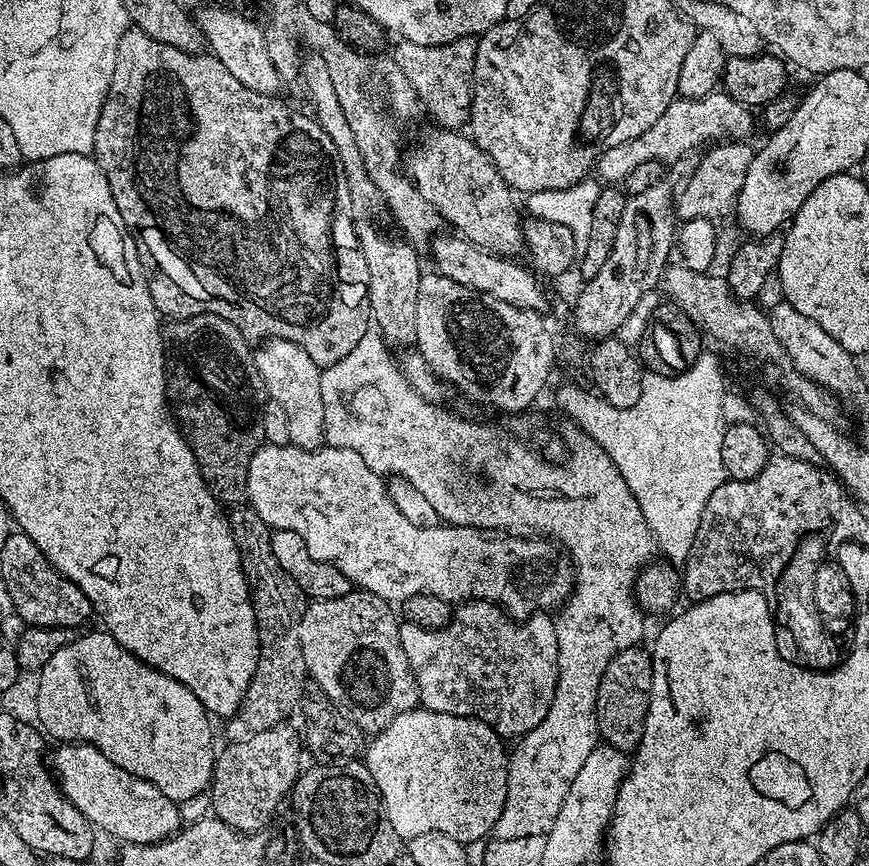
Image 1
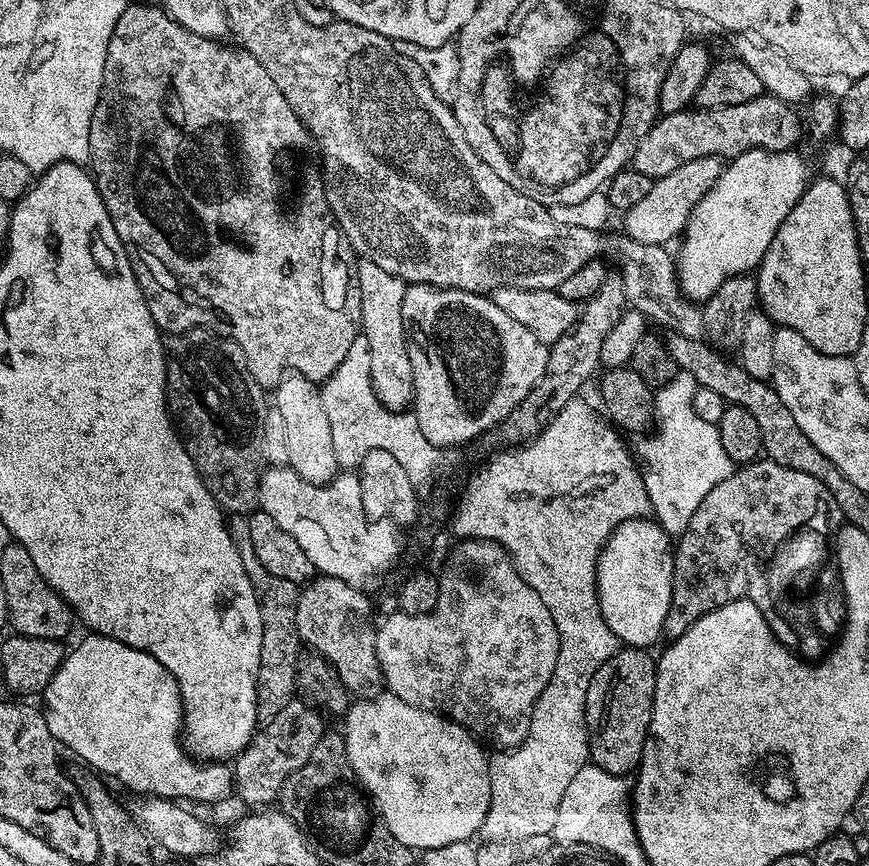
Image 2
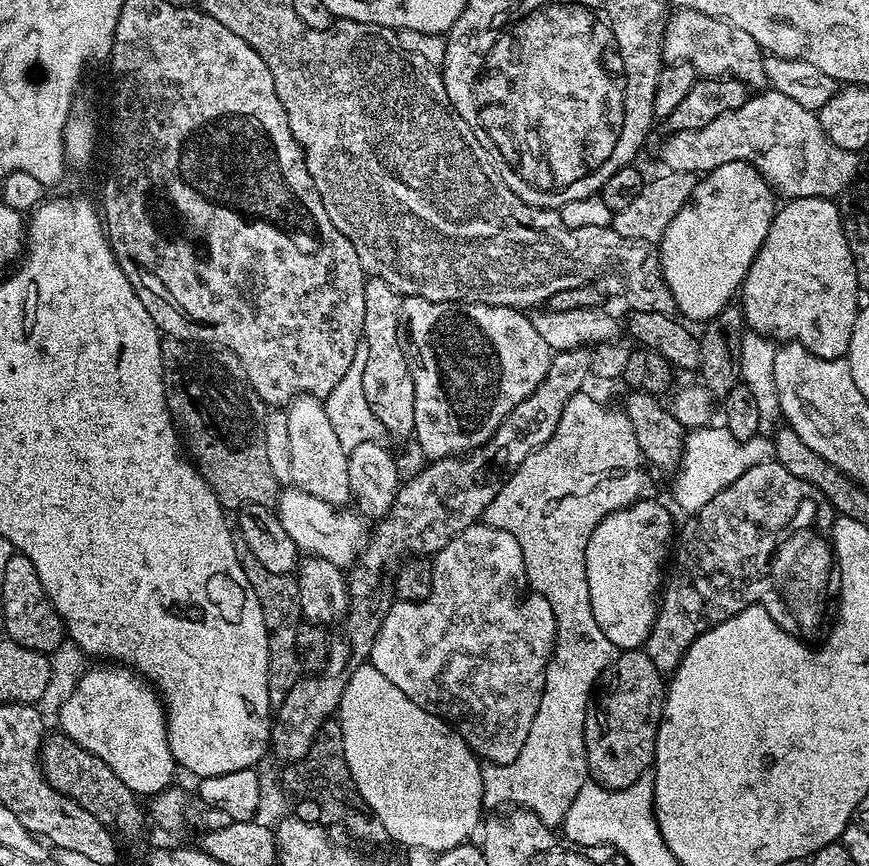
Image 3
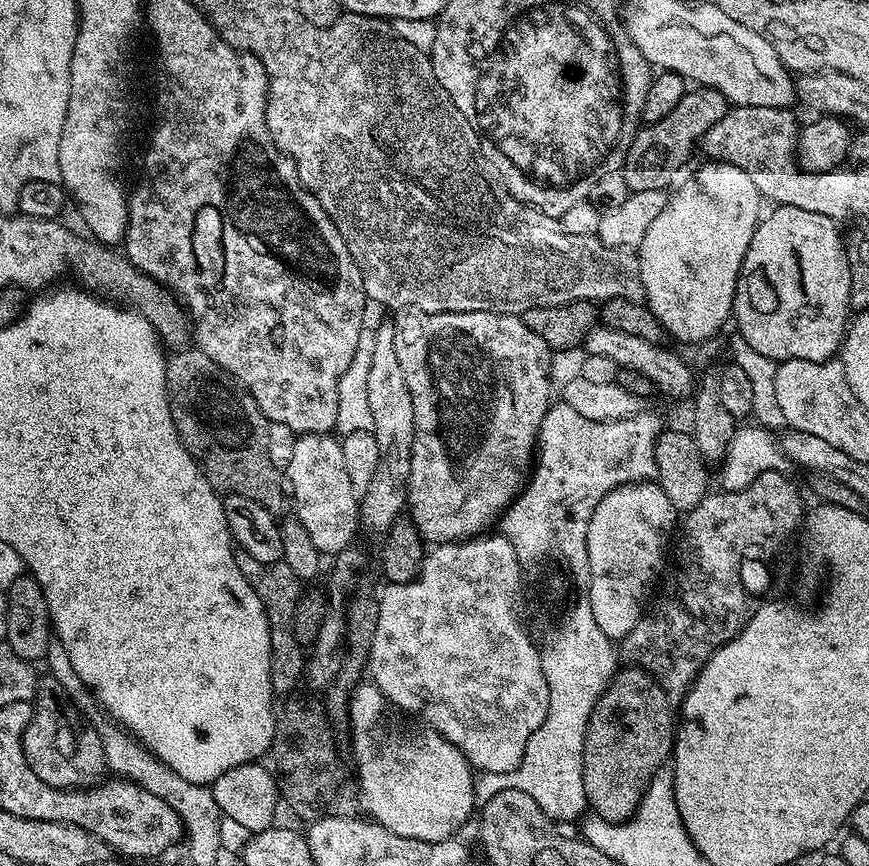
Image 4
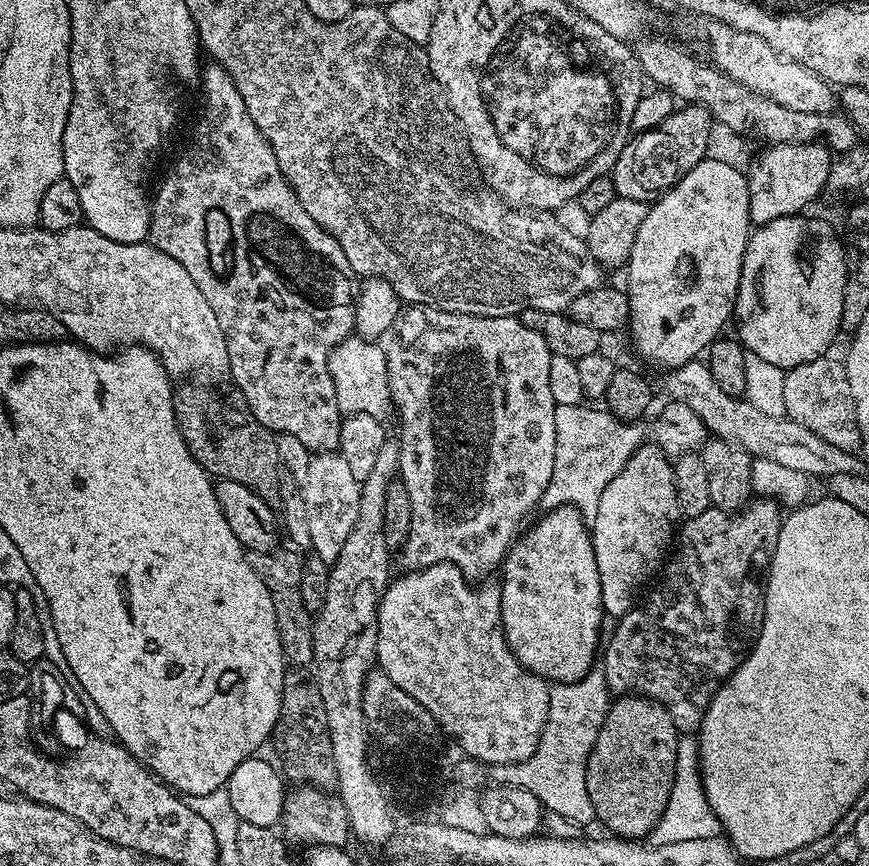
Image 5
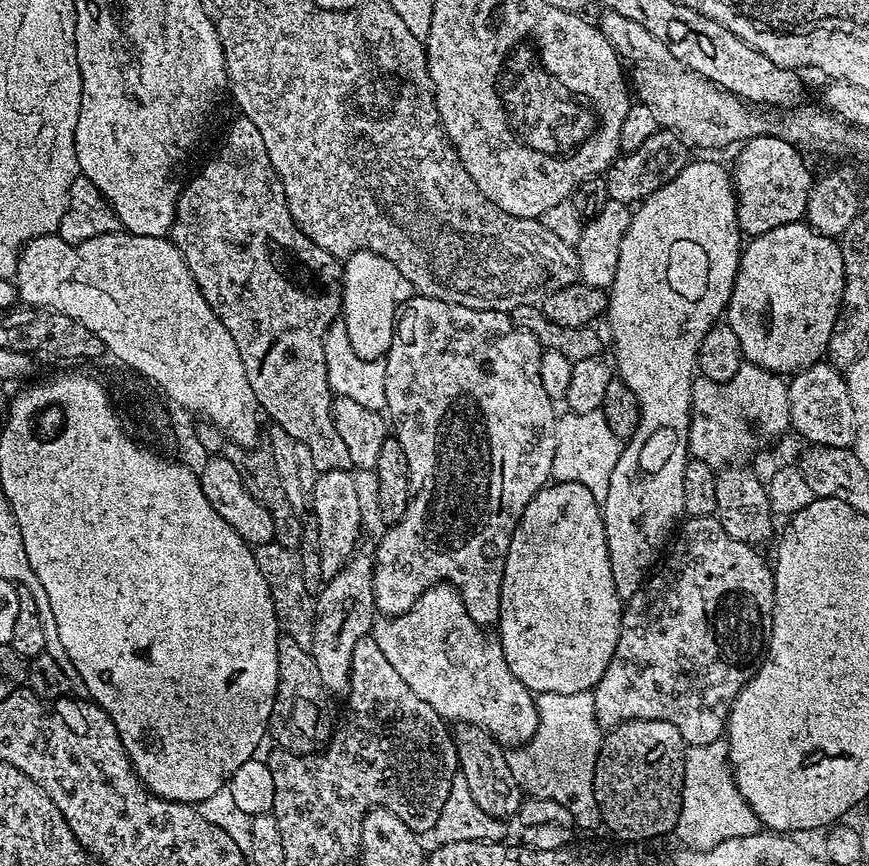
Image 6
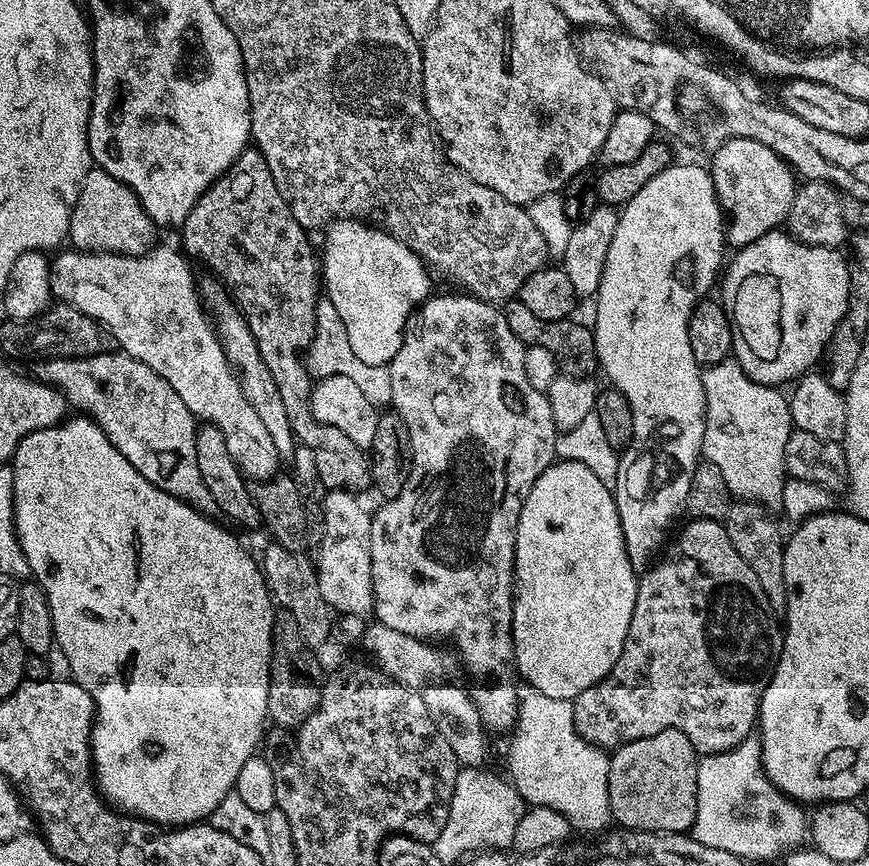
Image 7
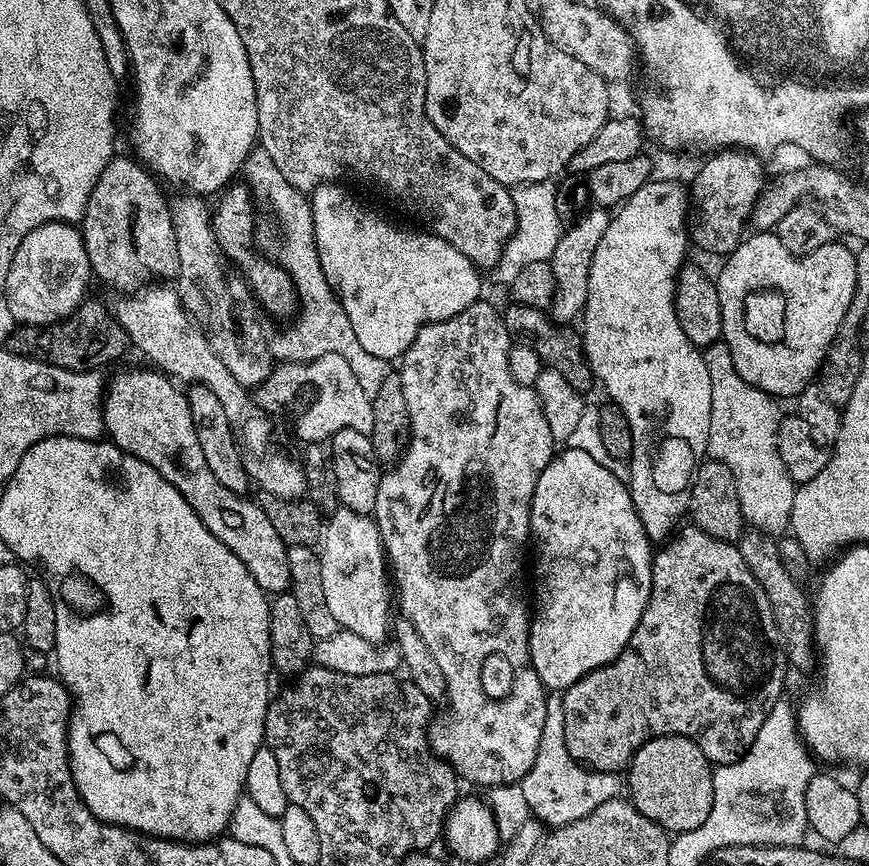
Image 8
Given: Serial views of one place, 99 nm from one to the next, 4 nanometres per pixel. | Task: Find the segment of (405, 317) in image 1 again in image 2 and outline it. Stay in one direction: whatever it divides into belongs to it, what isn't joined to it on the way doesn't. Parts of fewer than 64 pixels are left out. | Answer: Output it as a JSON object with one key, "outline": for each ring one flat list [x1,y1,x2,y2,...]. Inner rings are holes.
{"outline":[[365,259,357,263,356,277,360,287,360,327,370,346,370,378,376,397,392,412,405,411,414,400,414,370,410,366,408,334,402,318,406,285,382,270,382,266]]}

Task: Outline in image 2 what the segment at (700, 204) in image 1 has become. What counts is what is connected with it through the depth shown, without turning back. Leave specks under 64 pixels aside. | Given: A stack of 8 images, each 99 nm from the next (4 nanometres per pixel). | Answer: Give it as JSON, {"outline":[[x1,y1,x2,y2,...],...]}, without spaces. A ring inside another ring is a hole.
{"outline":[[718,156,694,158,686,162,686,166,678,166,671,174,653,179,650,192,646,198,640,199,632,209,625,211,623,235,639,244,663,244,668,240,675,241,684,231,684,226,694,206,702,202,702,198,718,182,722,171,722,160]]}

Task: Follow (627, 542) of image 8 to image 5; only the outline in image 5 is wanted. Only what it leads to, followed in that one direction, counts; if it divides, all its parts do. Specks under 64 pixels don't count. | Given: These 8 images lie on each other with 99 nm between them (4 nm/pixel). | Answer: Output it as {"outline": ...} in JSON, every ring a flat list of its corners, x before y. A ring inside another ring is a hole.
{"outline":[[565,506,545,511,543,514,545,516,533,526,532,533,528,533,527,530,519,533,518,538,512,541,512,547,509,548,508,554,504,558,502,565,504,577,499,577,498,580,500,585,500,605,502,606,502,626,504,627,504,637,514,654,514,658,518,658,518,662,527,672,541,676,543,680,549,682,573,684,576,680,581,680,583,676,593,671,595,664,592,663,595,660,597,663,598,660,598,649,602,644,602,636,600,640,600,623,606,620,606,613,600,601,600,579,596,573,596,559,594,558,590,528,581,512,577,508]]}

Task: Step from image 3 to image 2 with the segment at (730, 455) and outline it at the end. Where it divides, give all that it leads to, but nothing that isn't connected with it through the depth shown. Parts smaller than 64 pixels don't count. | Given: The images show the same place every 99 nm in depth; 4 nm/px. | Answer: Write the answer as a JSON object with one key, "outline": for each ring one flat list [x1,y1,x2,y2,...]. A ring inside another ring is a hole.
{"outline":[[677,371,676,377,654,396,654,416,657,421,660,419,660,432,646,437,634,448,651,515,672,538,680,537,702,498,734,470,732,459,723,449,717,425,706,422,692,408,697,387,689,372]]}

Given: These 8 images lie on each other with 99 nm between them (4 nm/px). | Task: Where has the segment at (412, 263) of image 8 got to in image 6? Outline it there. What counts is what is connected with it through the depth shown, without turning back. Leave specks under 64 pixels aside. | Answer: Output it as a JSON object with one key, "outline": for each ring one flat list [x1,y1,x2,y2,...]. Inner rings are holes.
{"outline":[[355,252,347,257,342,264,342,279,342,319,346,334,350,334,350,346,354,346,354,354,358,354,360,360,383,361,390,350,398,313,414,295,412,283,402,278,394,262,373,252]]}

